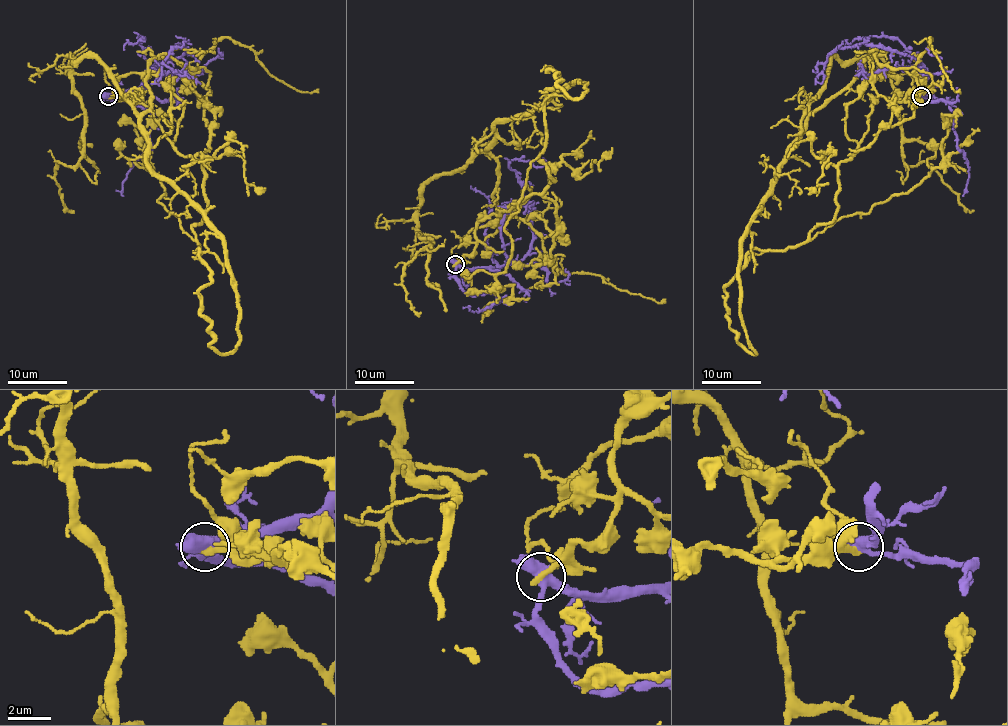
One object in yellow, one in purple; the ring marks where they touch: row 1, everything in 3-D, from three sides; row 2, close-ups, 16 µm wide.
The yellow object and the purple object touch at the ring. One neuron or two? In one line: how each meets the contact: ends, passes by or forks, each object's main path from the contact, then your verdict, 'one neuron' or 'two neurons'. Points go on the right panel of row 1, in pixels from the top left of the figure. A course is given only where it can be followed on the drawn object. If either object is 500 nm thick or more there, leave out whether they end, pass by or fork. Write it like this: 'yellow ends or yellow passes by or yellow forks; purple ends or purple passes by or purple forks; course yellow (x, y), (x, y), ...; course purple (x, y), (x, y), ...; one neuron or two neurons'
yellow ends; purple forks; course yellow (921, 96), (851, 155), (932, 77), (873, 55), (810, 113), (878, 57), (974, 210); course purple (921, 96), (927, 70), (919, 61), (863, 43), (839, 46), (820, 62), (823, 80), (814, 85); two neurons

